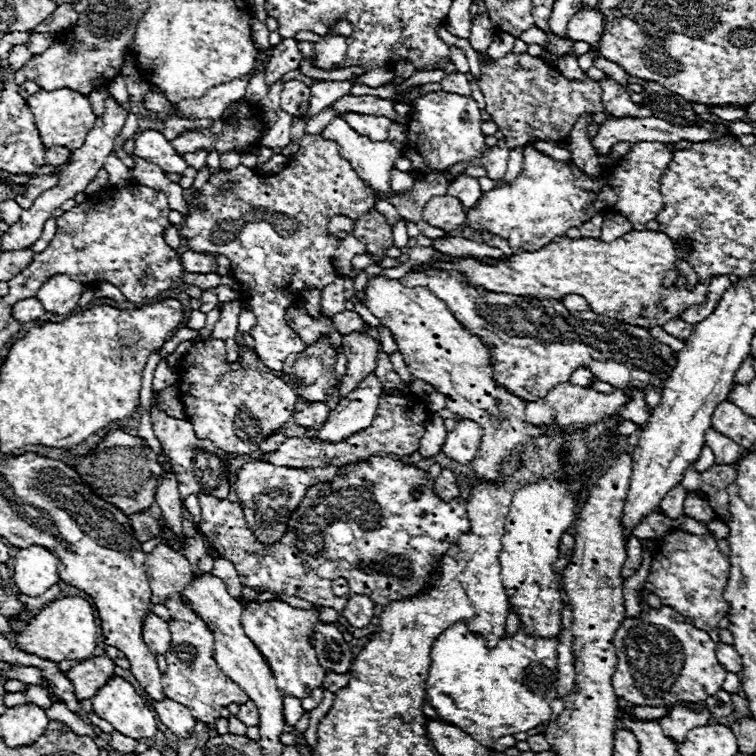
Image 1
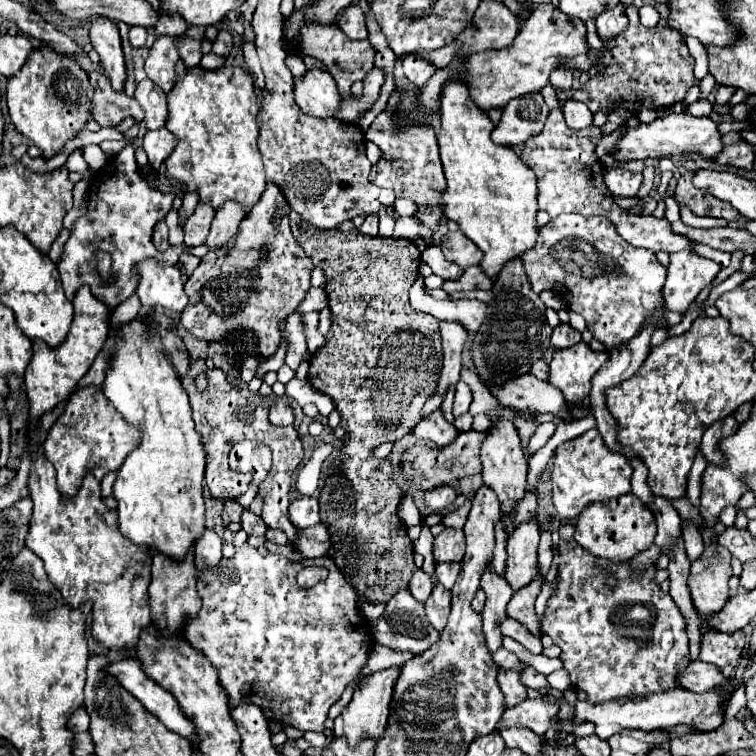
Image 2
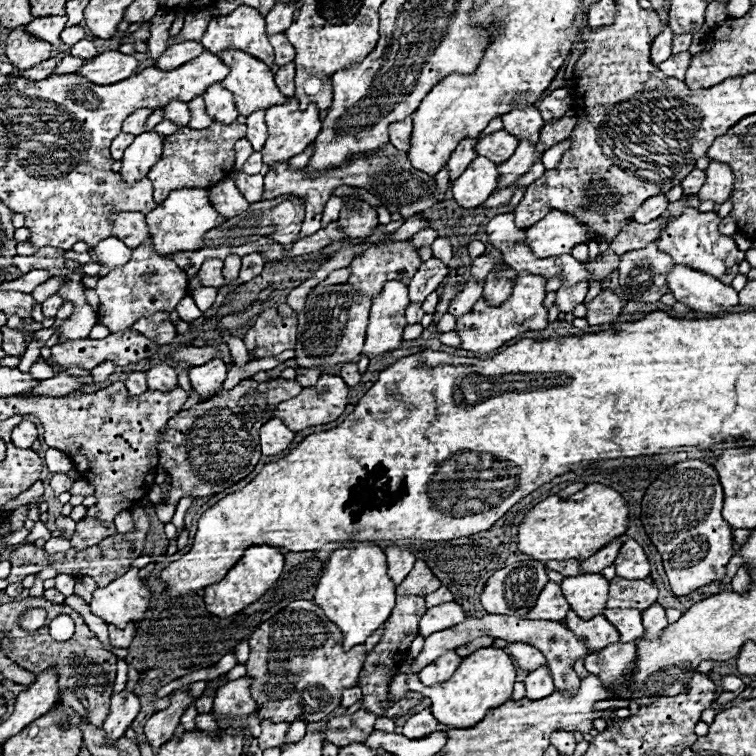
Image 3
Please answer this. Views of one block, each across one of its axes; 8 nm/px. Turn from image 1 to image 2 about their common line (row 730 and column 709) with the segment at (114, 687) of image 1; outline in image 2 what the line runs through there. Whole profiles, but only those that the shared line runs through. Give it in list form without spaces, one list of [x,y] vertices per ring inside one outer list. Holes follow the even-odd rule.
[[[666,114],[662,118],[656,118],[650,124],[640,124],[636,128],[626,128],[622,138],[614,144],[614,150],[610,156],[616,162],[630,162],[630,160],[646,160],[646,158],[668,158],[678,152],[698,152],[702,156],[714,158],[720,150],[720,134],[718,134],[718,124],[710,120],[708,116],[696,118],[692,114]]]

